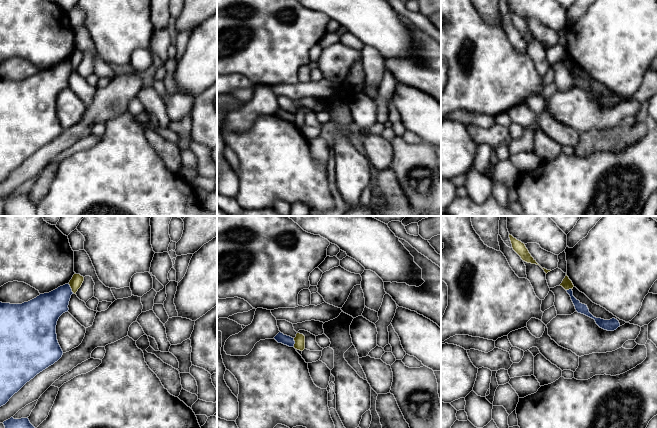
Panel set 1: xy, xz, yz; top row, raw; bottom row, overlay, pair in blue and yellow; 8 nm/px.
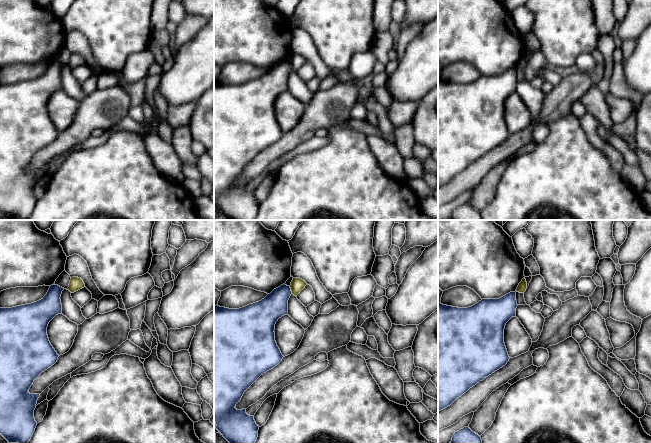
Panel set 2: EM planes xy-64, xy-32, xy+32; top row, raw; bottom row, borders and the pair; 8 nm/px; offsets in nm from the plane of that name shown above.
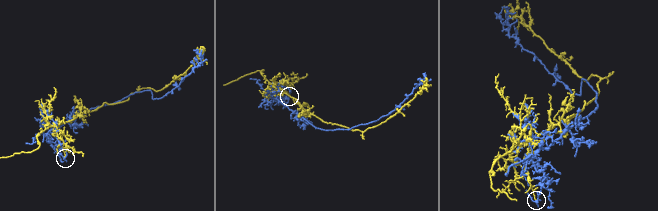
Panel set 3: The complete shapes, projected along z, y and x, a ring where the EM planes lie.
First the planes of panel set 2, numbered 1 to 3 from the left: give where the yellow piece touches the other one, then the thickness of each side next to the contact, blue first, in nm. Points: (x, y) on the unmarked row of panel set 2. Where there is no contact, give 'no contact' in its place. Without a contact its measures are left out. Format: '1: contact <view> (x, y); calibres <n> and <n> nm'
1: no contact
2: contact xy-32 (290, 66); calibres 200 and 110 nm
3: no contact

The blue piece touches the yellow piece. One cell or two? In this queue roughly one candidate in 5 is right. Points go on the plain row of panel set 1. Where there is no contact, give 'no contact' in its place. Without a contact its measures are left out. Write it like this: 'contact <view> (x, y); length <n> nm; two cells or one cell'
contact xy (70, 64); length 80 nm; two cells

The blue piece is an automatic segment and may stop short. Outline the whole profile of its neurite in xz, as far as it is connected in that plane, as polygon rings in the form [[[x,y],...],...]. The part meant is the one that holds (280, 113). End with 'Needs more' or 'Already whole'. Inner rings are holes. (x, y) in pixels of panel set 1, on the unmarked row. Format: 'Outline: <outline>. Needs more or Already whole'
Outline: [[[279,108],[274,115],[278,118],[278,119],[282,119],[284,121],[287,121],[289,123],[294,123],[295,117],[294,114],[284,111],[283,109]]]. Already whole

